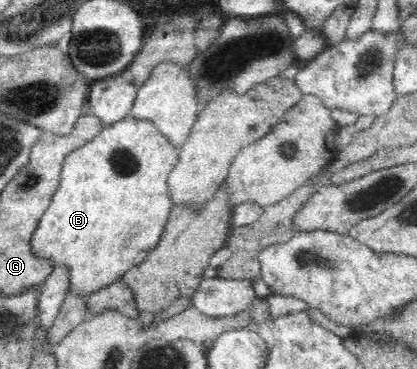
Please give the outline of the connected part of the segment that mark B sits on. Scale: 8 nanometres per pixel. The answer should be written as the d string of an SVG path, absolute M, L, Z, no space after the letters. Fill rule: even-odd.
M128 115L122 118L120 122L114 122L111 126L104 127L96 138L87 142L84 146L78 147L64 159L59 187L56 189L46 213L42 215L40 222L38 222L38 228L36 228L32 236L32 253L40 258L50 260L54 267L69 266L71 285L69 292L72 294L88 297L96 290L110 286L111 283L114 283L118 278L126 274L128 270L144 262L147 255L158 245L173 210L173 202L170 200L170 196L168 196L168 182L166 182L166 178L168 178L172 166L178 162L178 159L179 147L174 146L152 122L134 120L133 116Z

